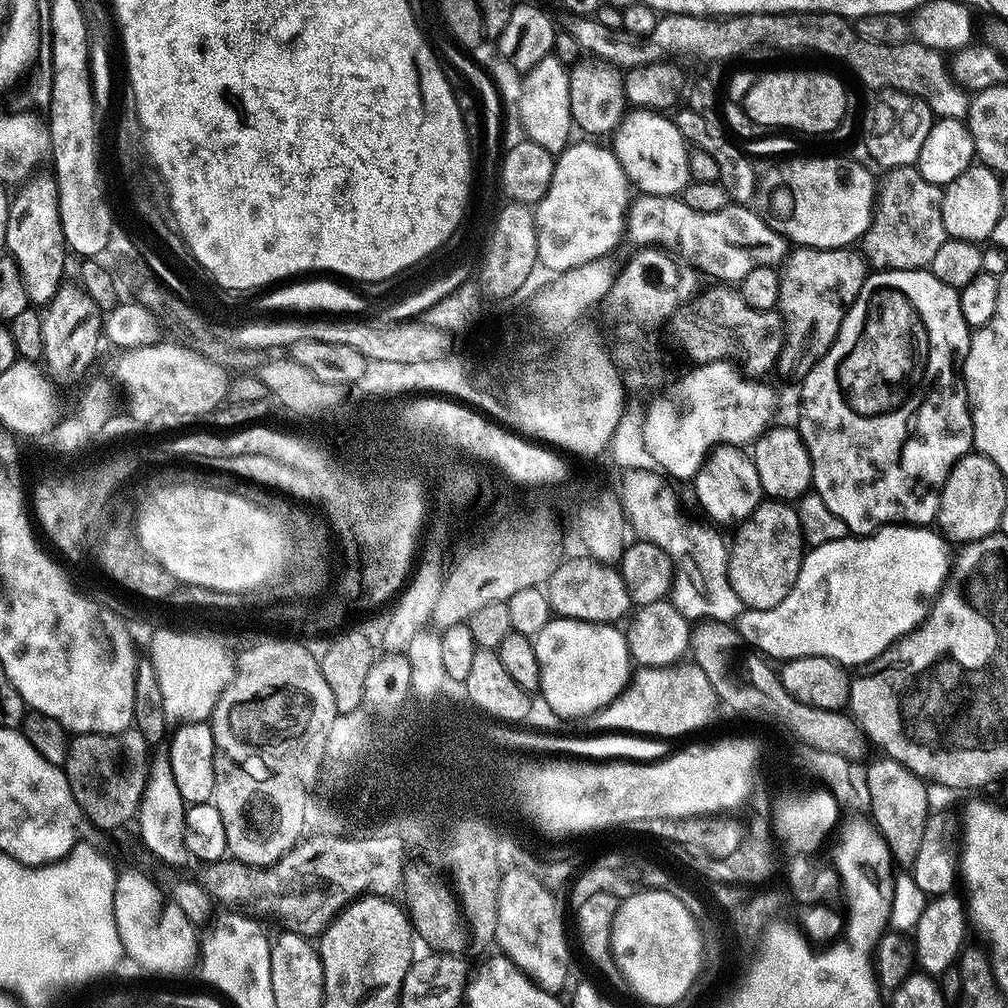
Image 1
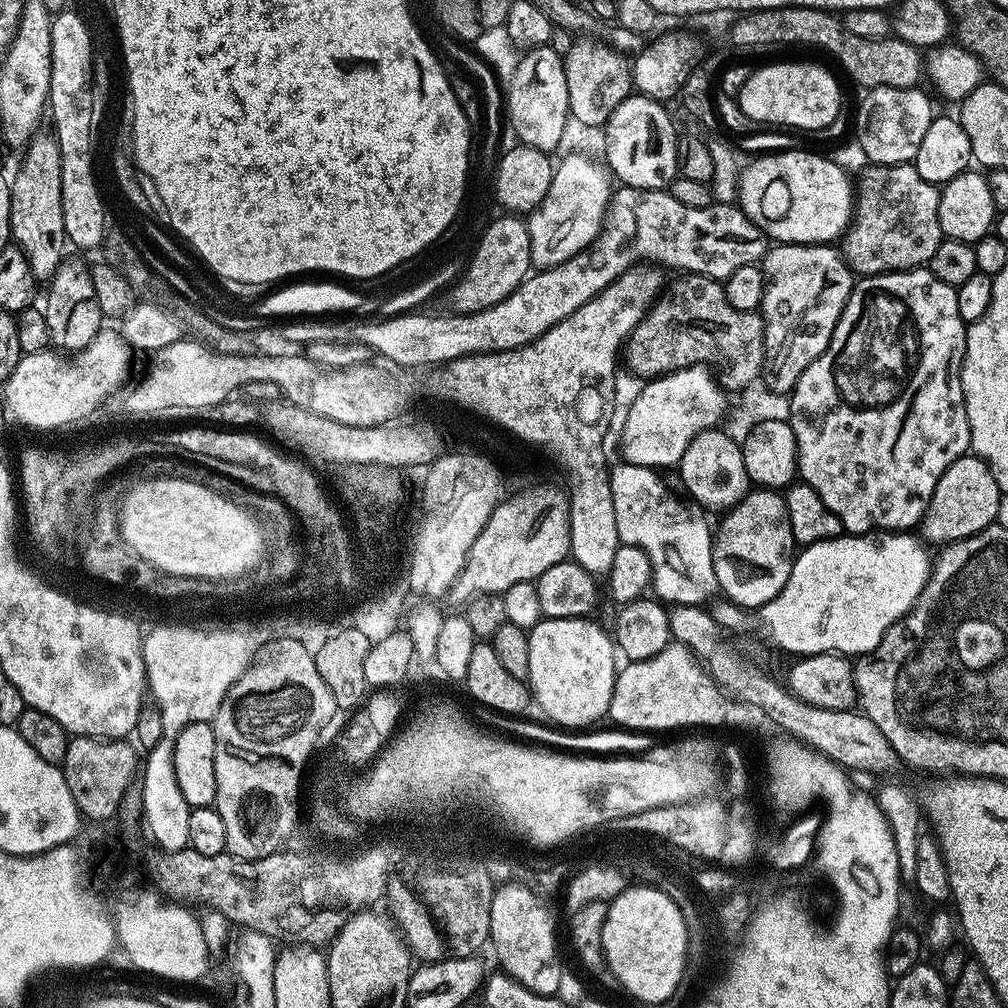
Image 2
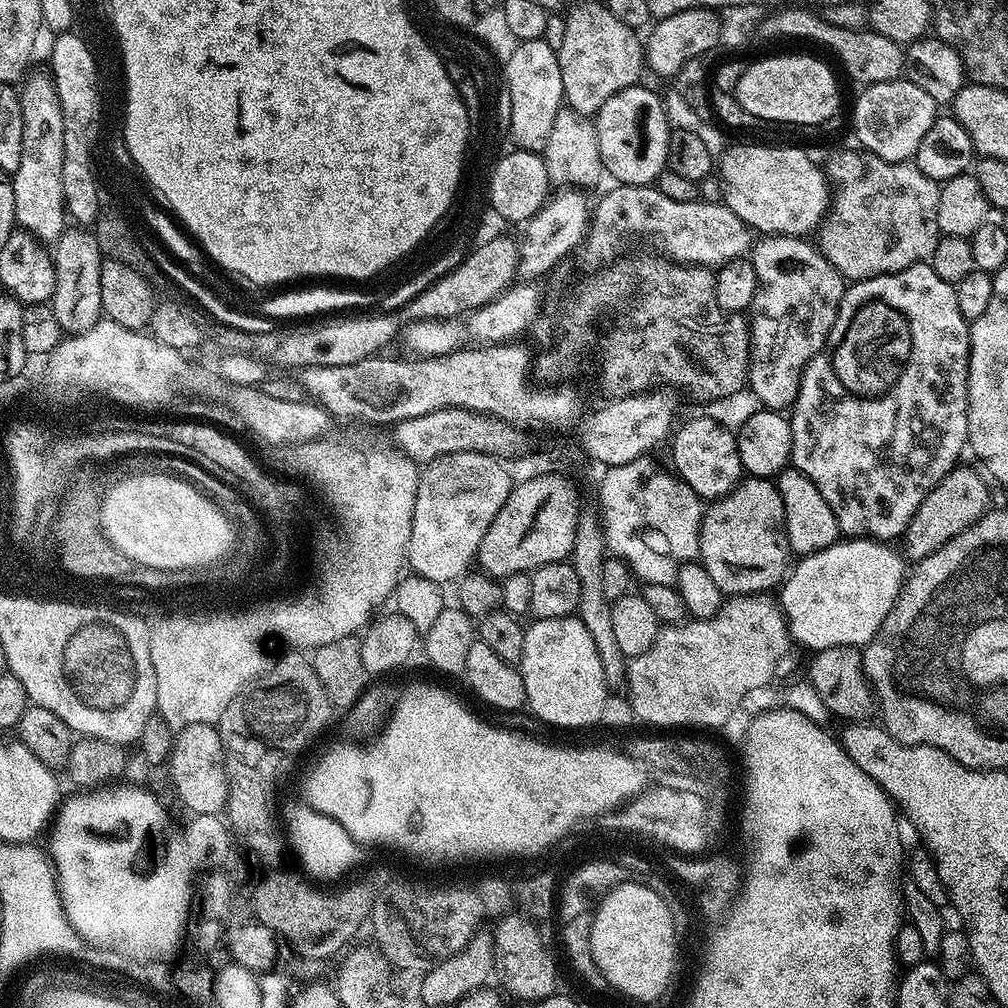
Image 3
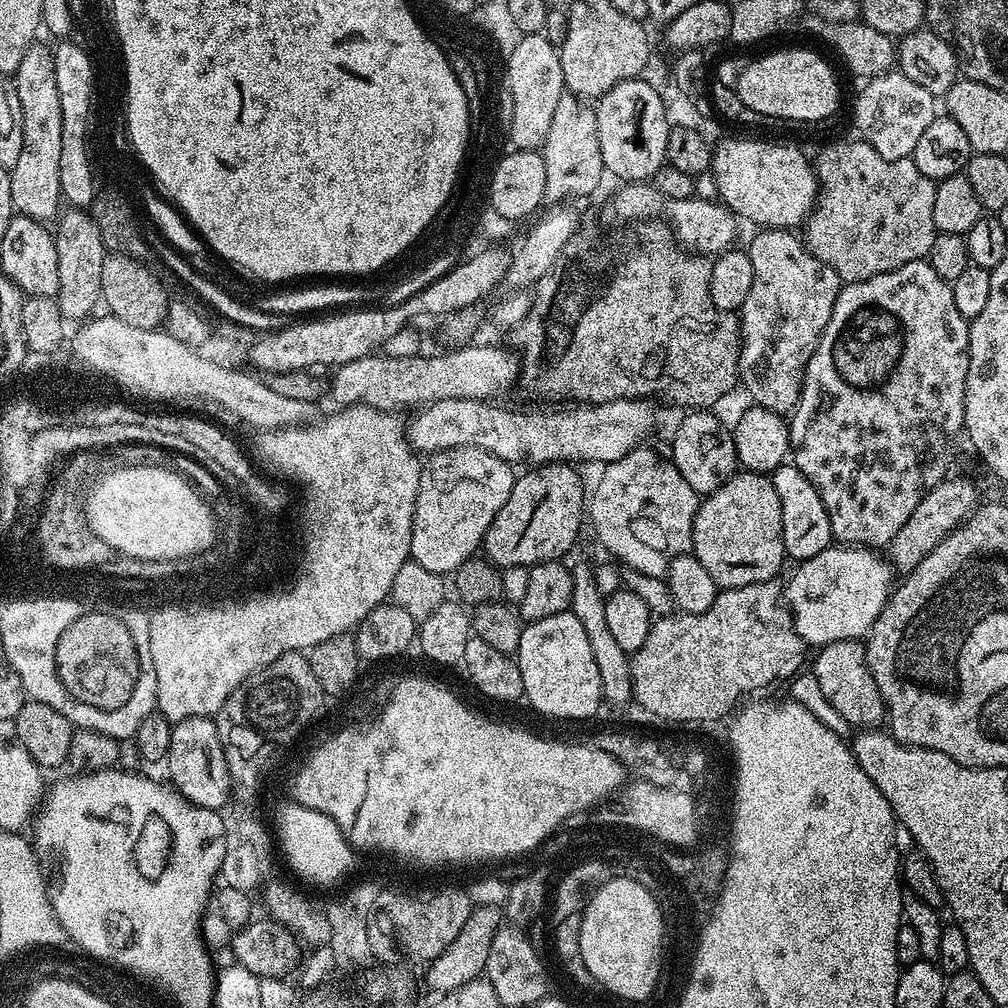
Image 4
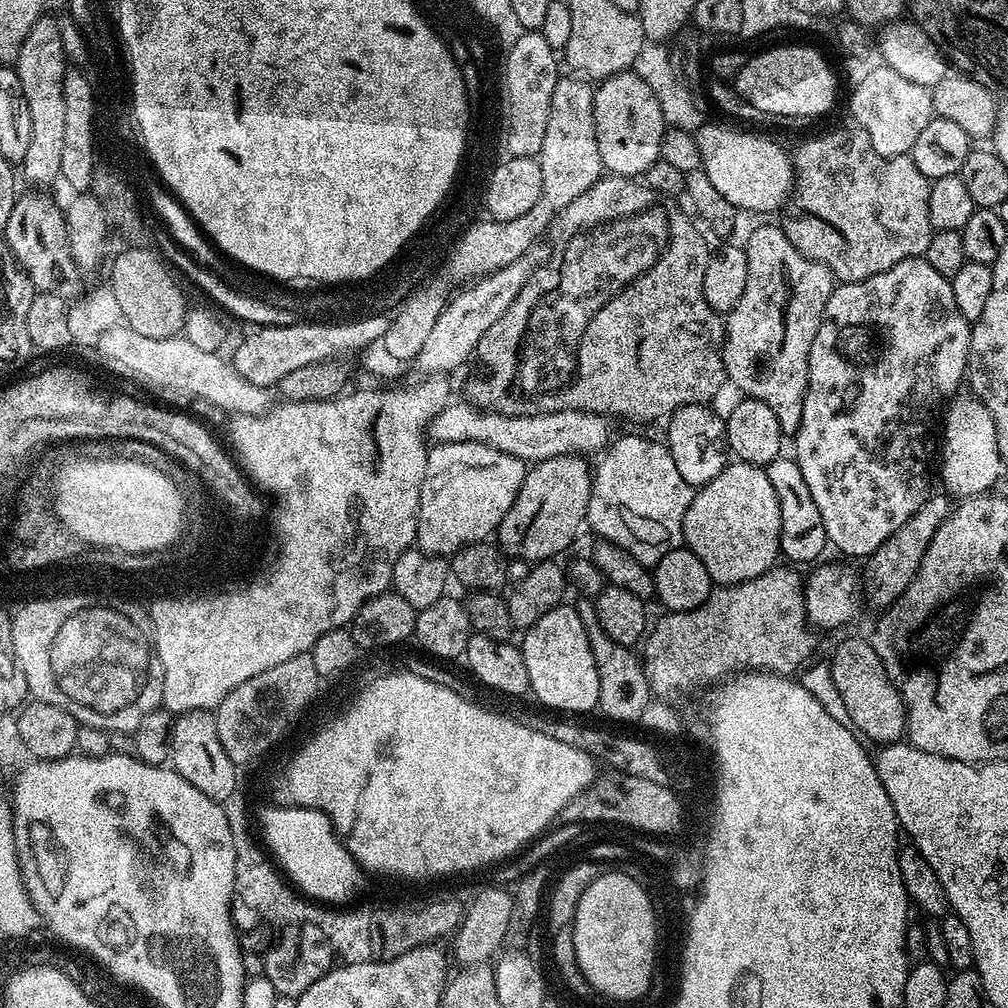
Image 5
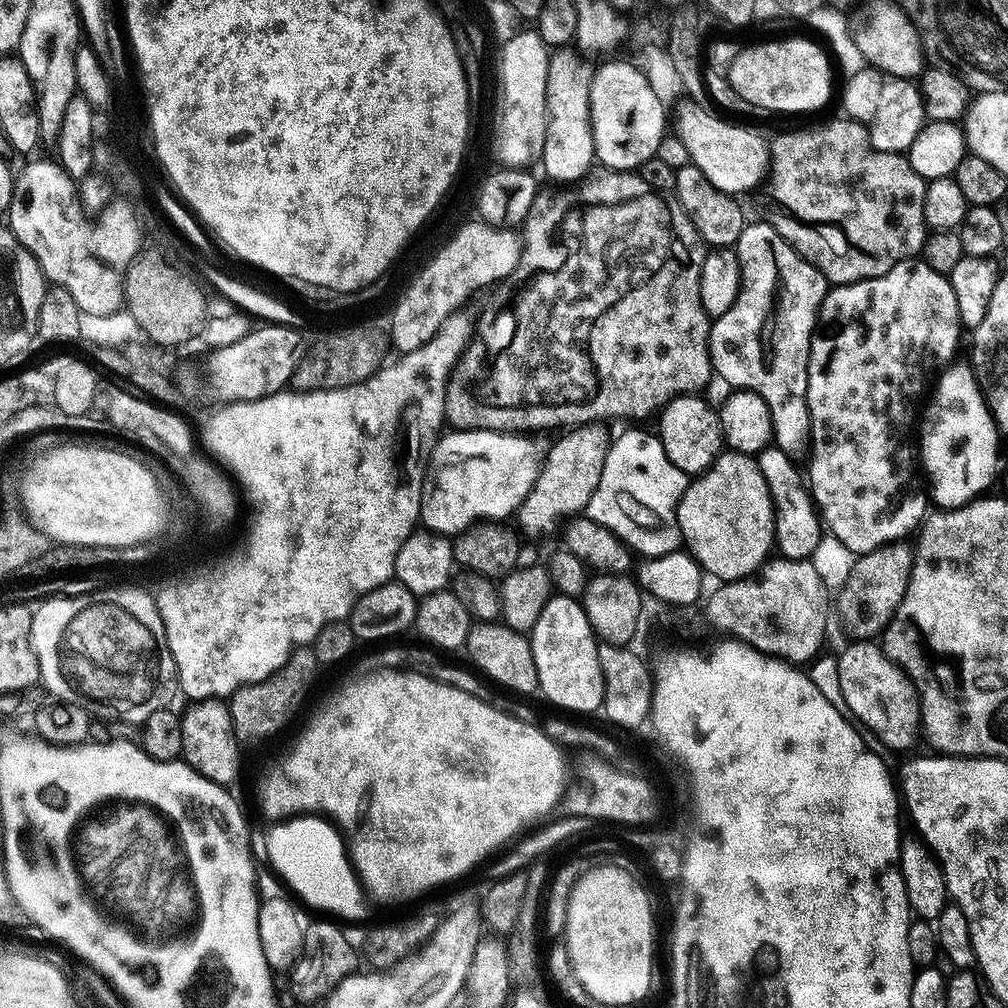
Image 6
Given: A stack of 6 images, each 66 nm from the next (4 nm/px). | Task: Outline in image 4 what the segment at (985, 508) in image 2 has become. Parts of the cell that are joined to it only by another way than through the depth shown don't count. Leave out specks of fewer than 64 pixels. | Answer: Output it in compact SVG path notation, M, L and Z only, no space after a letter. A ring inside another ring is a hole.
M952 474L940 480L938 486L934 486L934 490L927 492L922 502L918 502L914 514L906 518L902 530L898 530L898 534L894 534L894 538L886 545L886 556L893 569L900 574L913 572L918 562L922 562L922 558L926 558L926 554L930 554L930 550L934 550L934 546L942 542L942 538L946 538L963 524L977 507L976 488L966 477Z

